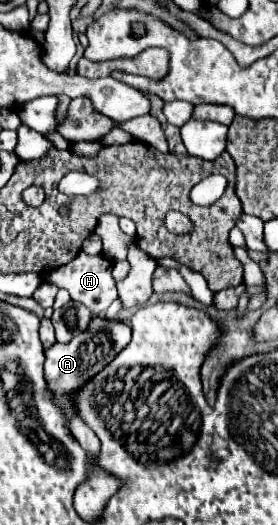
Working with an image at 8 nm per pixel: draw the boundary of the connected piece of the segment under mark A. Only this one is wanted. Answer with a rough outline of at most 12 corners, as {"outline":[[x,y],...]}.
{"outline":[[92,317],[68,343],[46,349],[44,373],[56,401],[130,343],[130,325]]}

